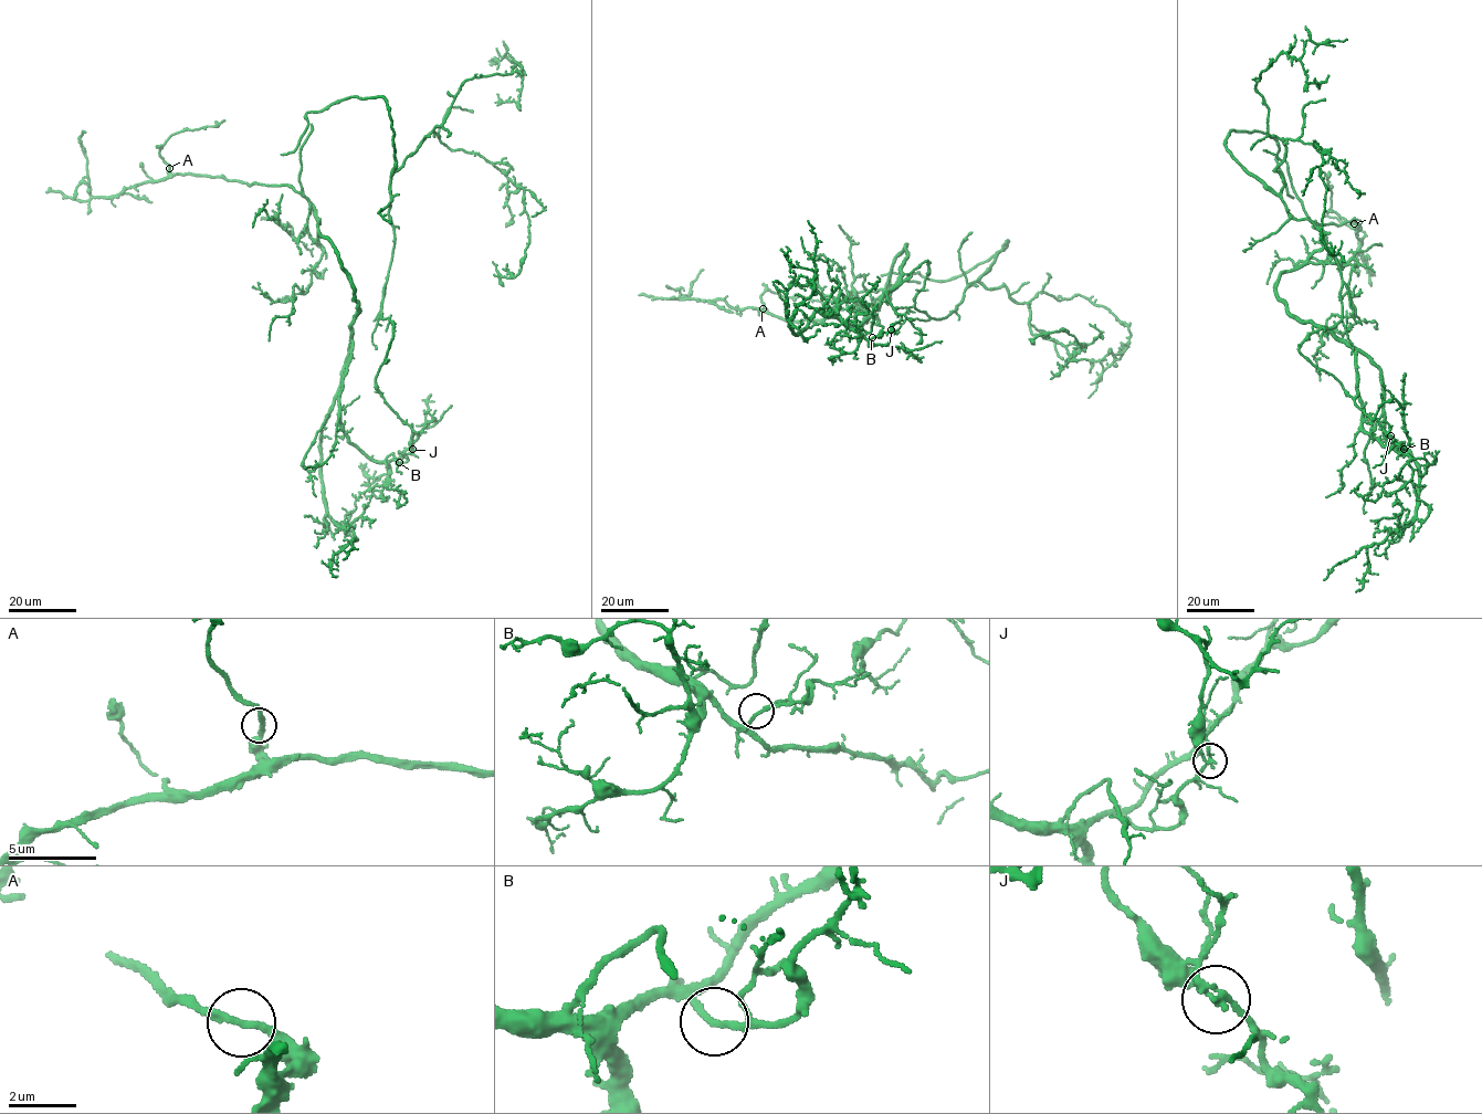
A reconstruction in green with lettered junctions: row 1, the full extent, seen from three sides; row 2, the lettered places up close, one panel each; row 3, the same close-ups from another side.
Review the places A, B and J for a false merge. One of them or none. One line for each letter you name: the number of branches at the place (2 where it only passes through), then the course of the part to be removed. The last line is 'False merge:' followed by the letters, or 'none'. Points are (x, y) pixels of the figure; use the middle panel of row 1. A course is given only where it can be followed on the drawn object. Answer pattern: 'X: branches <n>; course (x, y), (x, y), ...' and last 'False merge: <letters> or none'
J: branches 2; course (891, 329), (886, 294), (926, 261), (932, 318), (1005, 286), (1033, 335), (1085, 347), (1031, 344)
False merge: J

